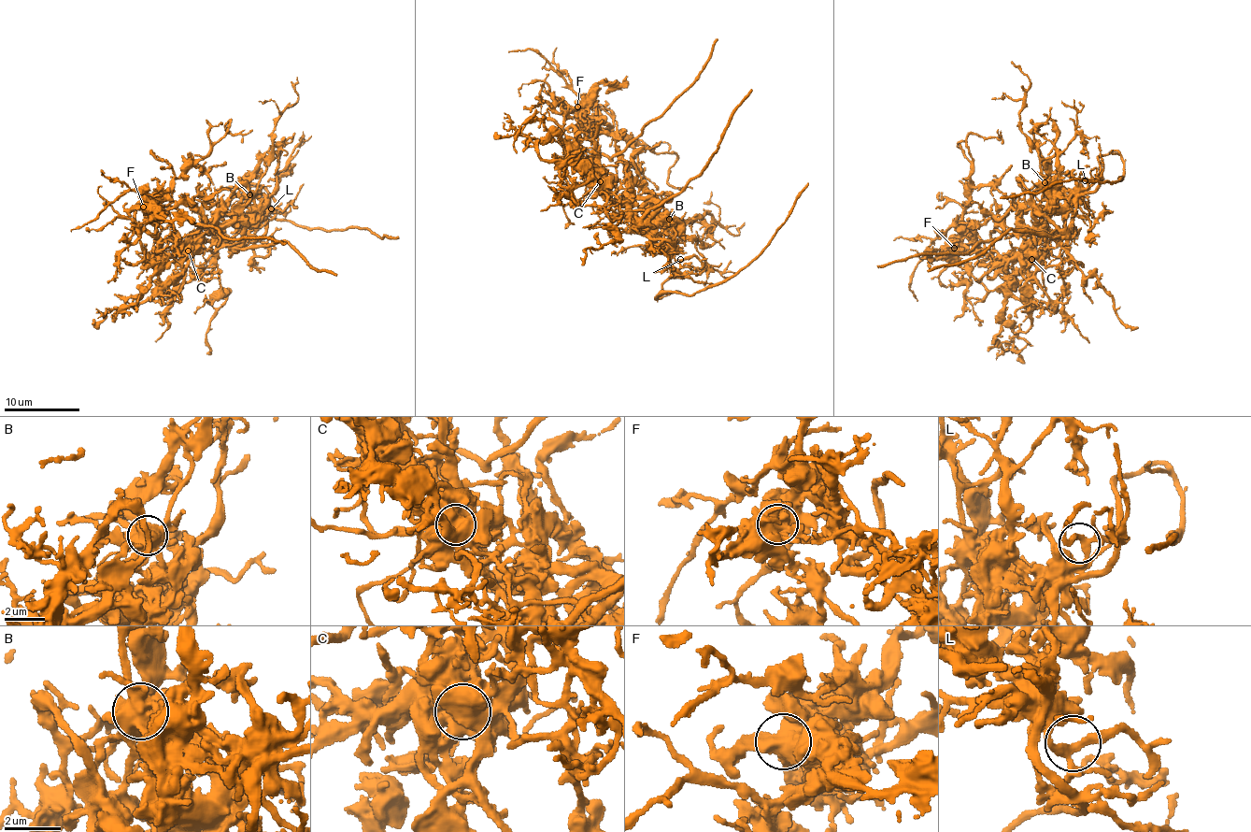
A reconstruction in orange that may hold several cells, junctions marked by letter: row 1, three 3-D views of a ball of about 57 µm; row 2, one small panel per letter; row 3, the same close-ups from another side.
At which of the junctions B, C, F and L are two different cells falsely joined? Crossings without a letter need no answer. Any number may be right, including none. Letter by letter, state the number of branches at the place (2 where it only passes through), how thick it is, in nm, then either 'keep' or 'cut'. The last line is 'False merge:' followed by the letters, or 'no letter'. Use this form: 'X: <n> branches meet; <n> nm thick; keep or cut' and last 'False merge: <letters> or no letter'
B: 8 branches meet; 800 nm thick; cut
C: 2 branches meet; 1000 nm thick; cut
F: 2 branches meet; 700 nm thick; keep
L: 5 branches meet; 280 nm thick; keep
False merge: B, C

